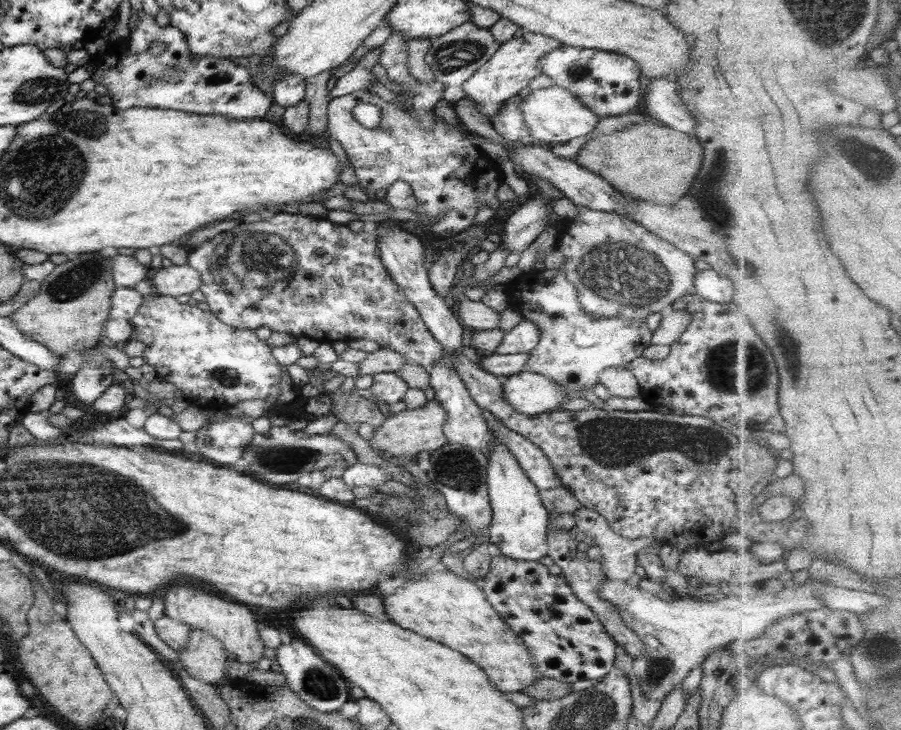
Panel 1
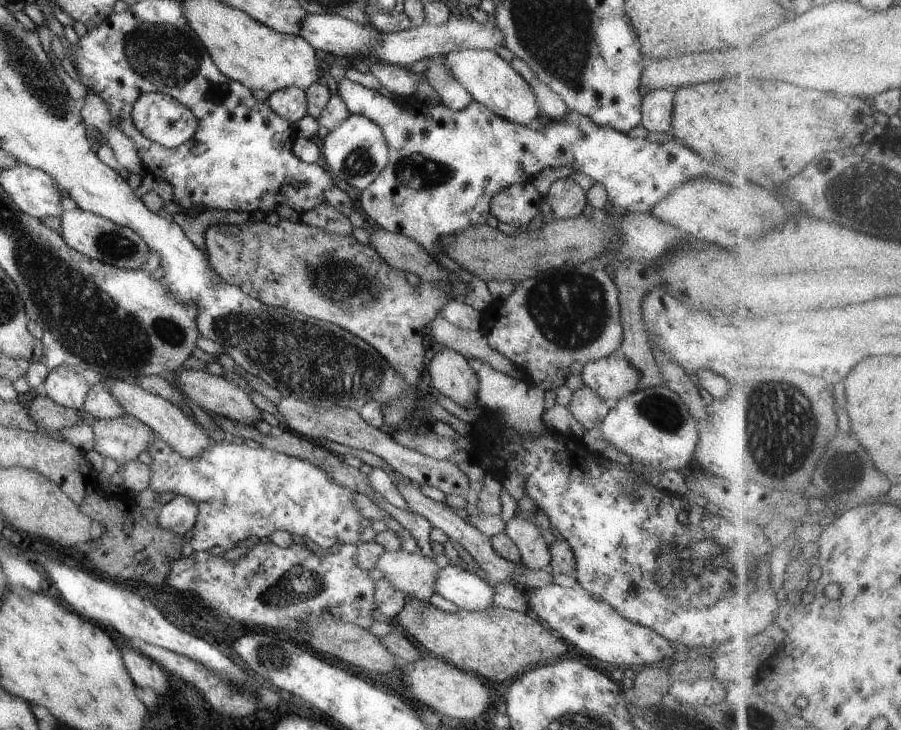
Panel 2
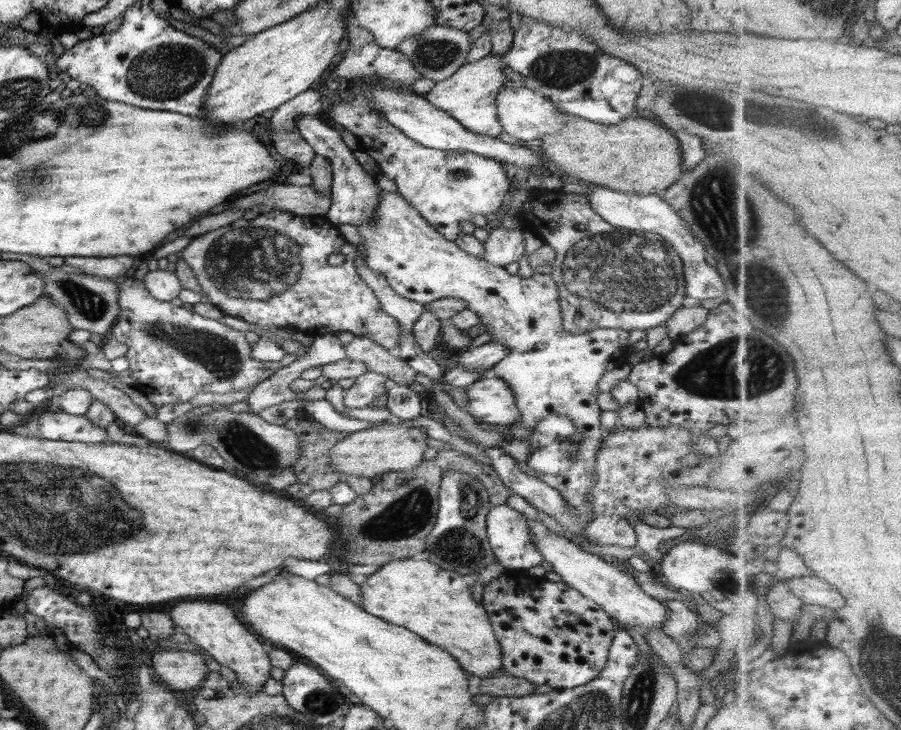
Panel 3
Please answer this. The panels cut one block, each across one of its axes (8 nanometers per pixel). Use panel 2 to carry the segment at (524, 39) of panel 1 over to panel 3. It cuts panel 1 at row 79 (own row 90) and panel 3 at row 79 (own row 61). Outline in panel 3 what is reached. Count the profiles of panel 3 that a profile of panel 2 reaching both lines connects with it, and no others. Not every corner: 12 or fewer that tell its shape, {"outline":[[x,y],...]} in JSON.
{"outline":[[504,56],[466,63],[423,97],[495,138]]}

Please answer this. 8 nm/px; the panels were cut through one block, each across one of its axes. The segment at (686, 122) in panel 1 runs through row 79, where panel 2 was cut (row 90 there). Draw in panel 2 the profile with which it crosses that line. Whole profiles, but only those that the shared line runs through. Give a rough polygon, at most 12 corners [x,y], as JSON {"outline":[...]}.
{"outline":[[673,92],[643,97],[641,124],[648,132],[670,133]]}

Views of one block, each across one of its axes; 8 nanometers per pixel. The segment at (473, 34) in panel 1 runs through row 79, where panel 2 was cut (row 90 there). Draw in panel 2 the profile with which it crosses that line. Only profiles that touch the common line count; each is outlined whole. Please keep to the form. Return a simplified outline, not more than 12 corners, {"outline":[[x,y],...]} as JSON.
{"outline":[[434,57],[422,75],[440,103],[462,111],[475,101],[447,69]]}

